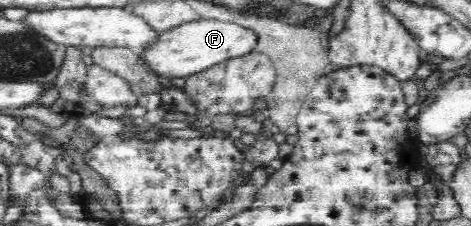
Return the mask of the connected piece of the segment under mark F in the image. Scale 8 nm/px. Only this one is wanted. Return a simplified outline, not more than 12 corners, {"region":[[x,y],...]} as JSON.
{"region":[[229,17],[166,30],[143,55],[185,77],[256,50],[261,35]]}

